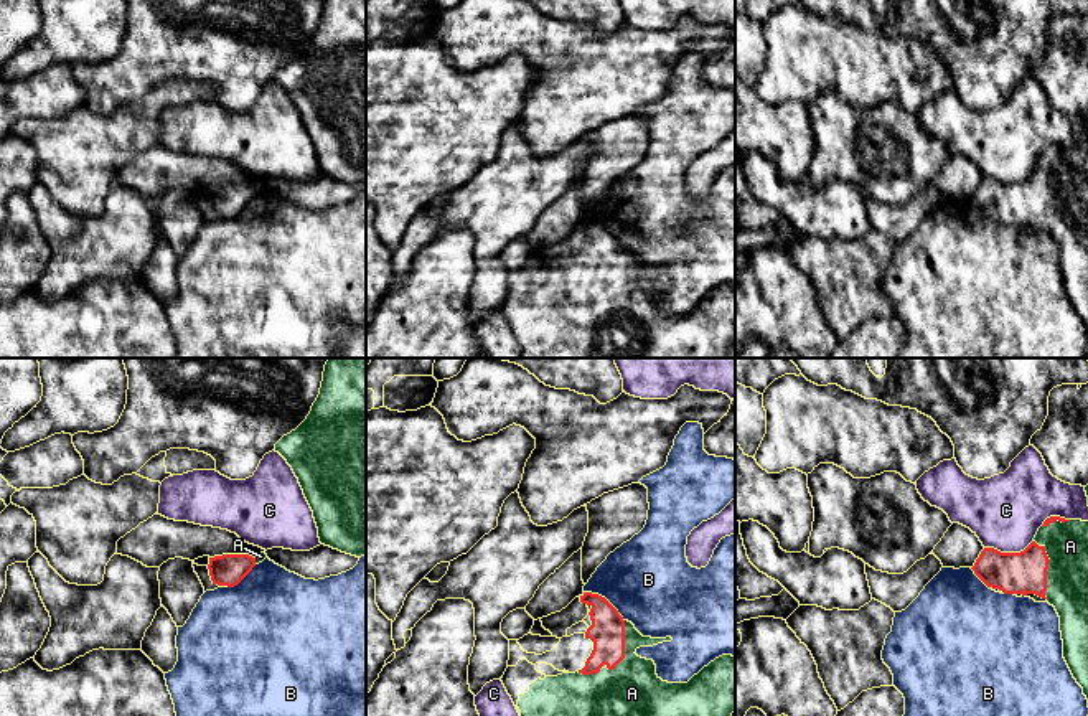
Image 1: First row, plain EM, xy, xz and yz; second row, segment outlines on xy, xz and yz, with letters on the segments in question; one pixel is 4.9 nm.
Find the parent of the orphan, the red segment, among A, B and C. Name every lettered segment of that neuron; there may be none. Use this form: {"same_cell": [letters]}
{"same_cell": ["A"]}

